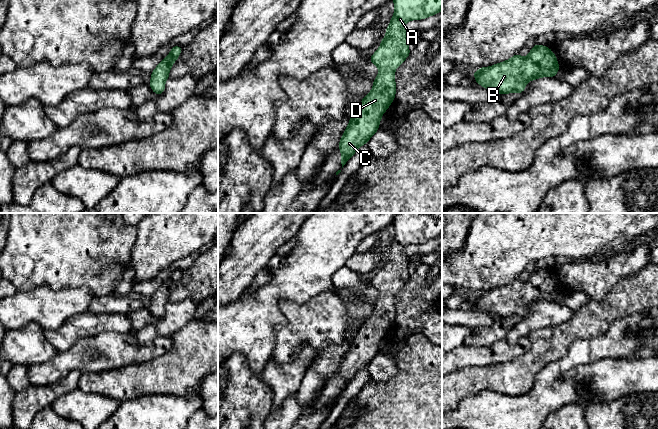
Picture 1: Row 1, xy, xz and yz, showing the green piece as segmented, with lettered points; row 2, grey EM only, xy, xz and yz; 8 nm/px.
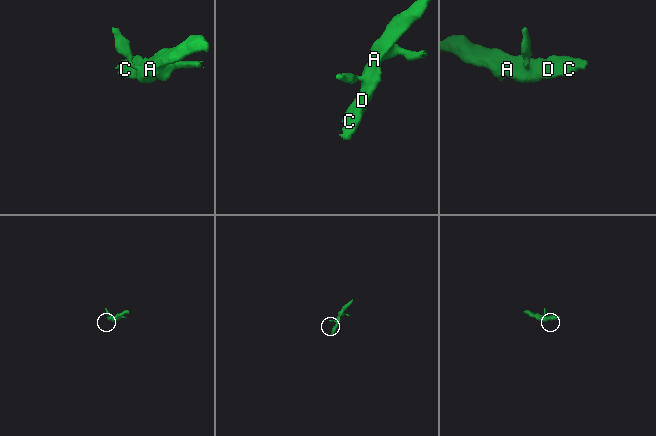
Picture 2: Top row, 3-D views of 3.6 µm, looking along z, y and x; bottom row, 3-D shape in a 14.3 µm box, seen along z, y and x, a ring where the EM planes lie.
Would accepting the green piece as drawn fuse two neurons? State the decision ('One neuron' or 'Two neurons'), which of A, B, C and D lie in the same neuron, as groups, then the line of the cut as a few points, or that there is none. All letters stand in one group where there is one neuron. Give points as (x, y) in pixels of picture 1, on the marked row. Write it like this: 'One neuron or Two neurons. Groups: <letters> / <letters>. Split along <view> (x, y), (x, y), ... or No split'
One neuron. Groups: A B C D. No split

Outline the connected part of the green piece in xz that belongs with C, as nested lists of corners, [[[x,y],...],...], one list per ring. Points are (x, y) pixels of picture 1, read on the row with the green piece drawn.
[[[392,0],[395,11],[390,24],[386,29],[386,36],[381,40],[380,47],[370,57],[370,62],[379,69],[379,74],[373,81],[372,90],[358,103],[350,117],[349,124],[345,129],[338,148],[341,150],[342,168],[356,150],[366,144],[368,140],[378,131],[379,123],[383,113],[393,102],[396,94],[395,69],[400,66],[409,56],[409,35],[405,30],[405,24],[411,20],[421,20],[442,11],[442,0]]]

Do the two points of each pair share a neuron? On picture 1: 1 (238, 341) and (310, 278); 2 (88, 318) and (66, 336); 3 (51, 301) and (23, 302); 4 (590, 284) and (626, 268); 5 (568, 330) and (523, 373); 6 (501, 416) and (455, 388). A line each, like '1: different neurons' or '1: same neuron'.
1: same neuron
2: same neuron
3: same neuron
4: same neuron
5: same neuron
6: different neurons

